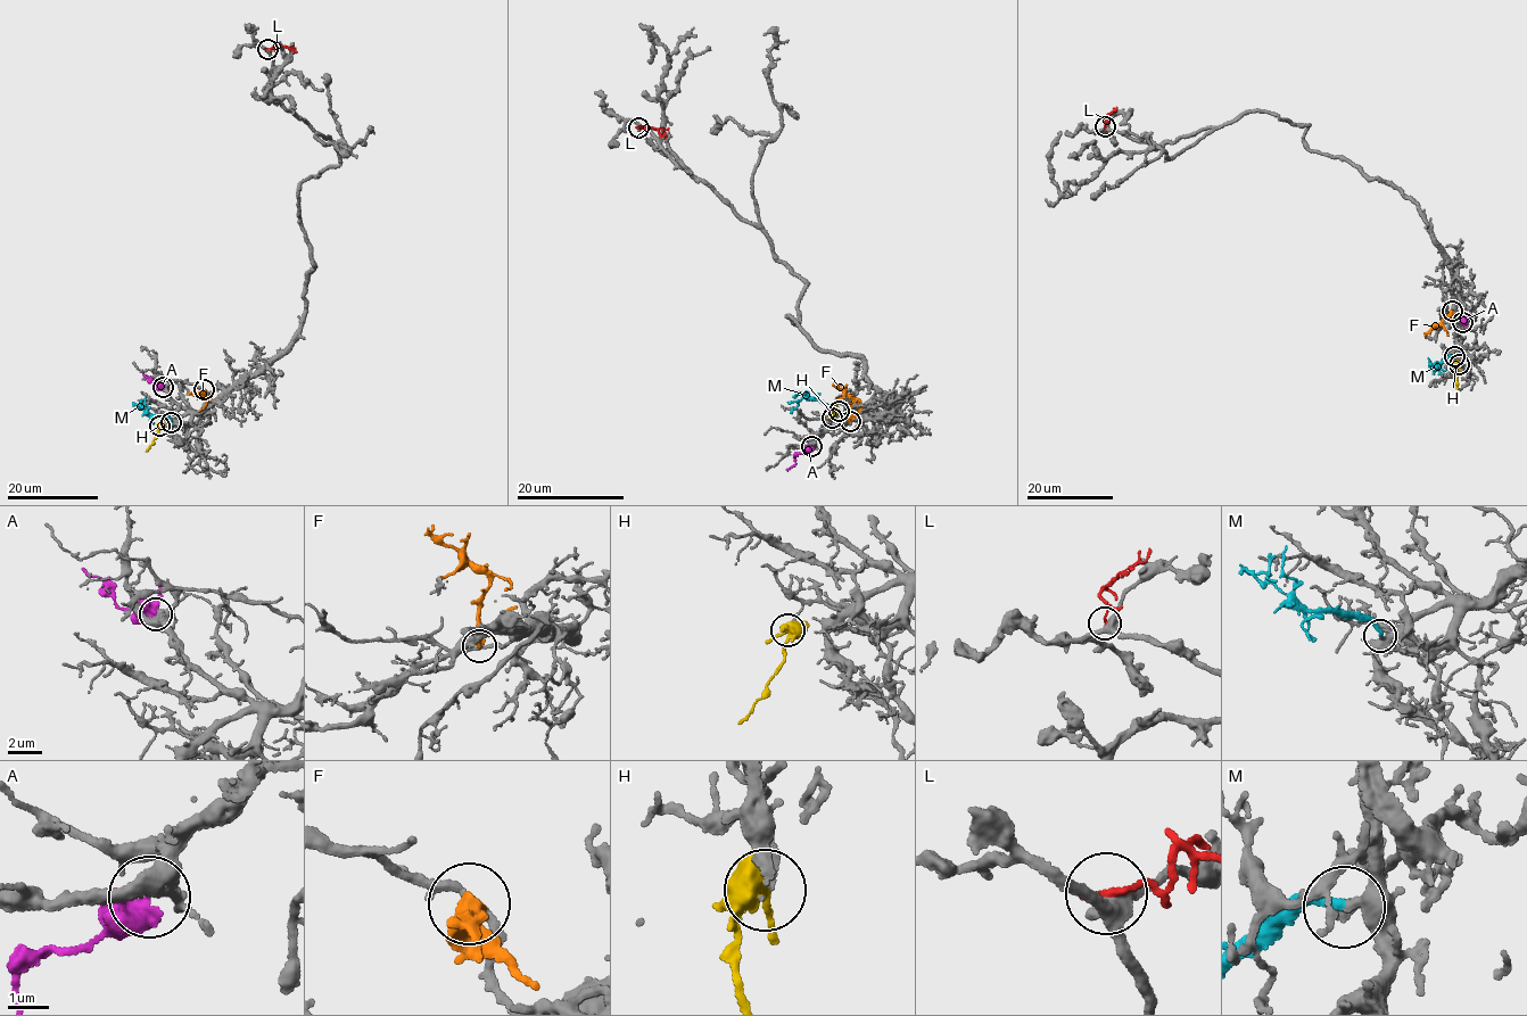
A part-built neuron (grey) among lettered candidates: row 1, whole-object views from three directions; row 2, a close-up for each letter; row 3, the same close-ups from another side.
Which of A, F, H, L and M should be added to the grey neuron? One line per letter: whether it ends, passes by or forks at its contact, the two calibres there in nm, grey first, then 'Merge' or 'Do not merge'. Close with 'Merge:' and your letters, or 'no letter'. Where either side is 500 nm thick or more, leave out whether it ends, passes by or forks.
A: It passes by. Thickness 320 nm (grey) against 460 nm. Do not merge
F: It ends there. Thickness 190 nm (grey) against 440 nm. Do not merge
H: It forks there. Thickness 140 nm (grey) against 280 nm. Do not merge
L: It ends there. Thickness 400 nm (grey) against 180 nm. Do not merge
M: It ends there. Thickness 280 nm (grey) against 220 nm. Merge
Merge: M

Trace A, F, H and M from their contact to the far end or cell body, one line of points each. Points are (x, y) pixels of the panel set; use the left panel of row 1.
A: (163, 387), (155, 386), (150, 378), (142, 373)
F: (203, 390), (203, 396), (189, 394)
H: (159, 427), (154, 444), (146, 451)
M: (171, 422), (133, 404)

